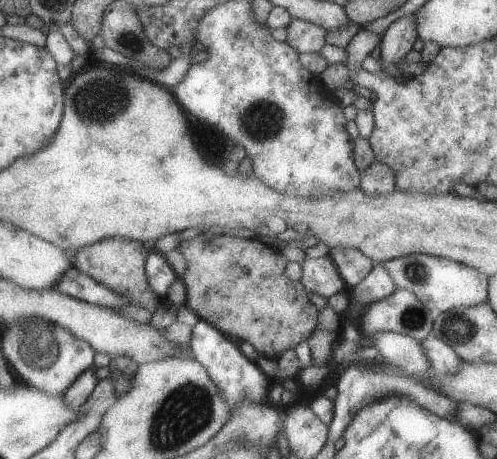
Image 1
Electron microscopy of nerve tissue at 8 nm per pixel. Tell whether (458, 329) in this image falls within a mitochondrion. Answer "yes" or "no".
yes

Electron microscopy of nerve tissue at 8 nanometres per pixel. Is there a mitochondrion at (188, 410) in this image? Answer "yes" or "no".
yes

